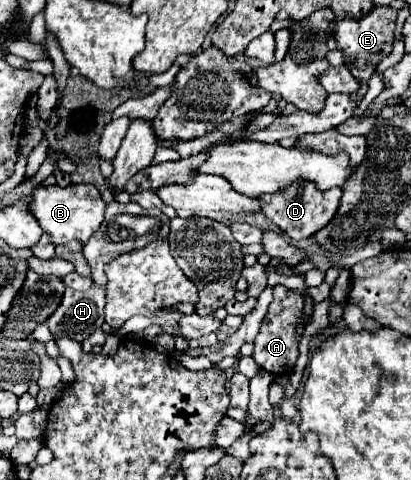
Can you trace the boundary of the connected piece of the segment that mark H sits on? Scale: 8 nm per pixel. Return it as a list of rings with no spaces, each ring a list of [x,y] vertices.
[[[91,287],[87,291],[65,289],[61,305],[47,319],[47,327],[53,333],[53,337],[85,341],[91,333],[101,329],[103,307],[105,291],[101,287]]]

